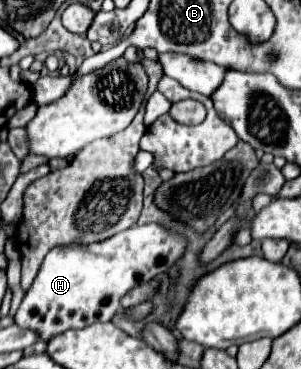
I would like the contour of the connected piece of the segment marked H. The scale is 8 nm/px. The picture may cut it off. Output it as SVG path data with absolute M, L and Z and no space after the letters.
M162 224L132 226L108 240L94 244L60 246L46 254L38 276L16 312L20 328L32 328L42 340L50 340L70 328L86 328L94 322L110 322L120 310L120 300L134 286L166 274L184 256L186 238Z

